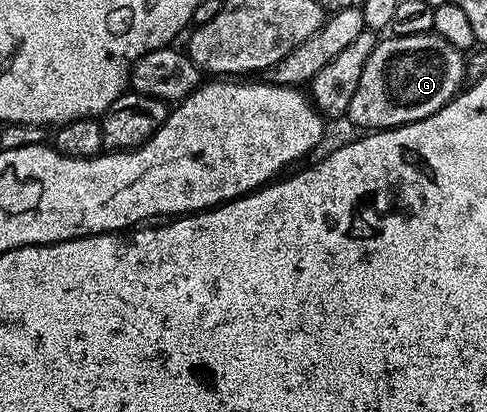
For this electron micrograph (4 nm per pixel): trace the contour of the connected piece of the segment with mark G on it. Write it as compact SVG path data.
M433 31L420 35L393 35L379 40L378 46L368 55L368 63L364 63L364 71L360 71L360 83L356 83L356 95L352 95L352 103L348 107L346 117L362 131L381 131L395 129L413 121L424 119L436 111L440 111L463 88L462 76L468 73L468 61L463 50L452 47L448 39L440 39Z

